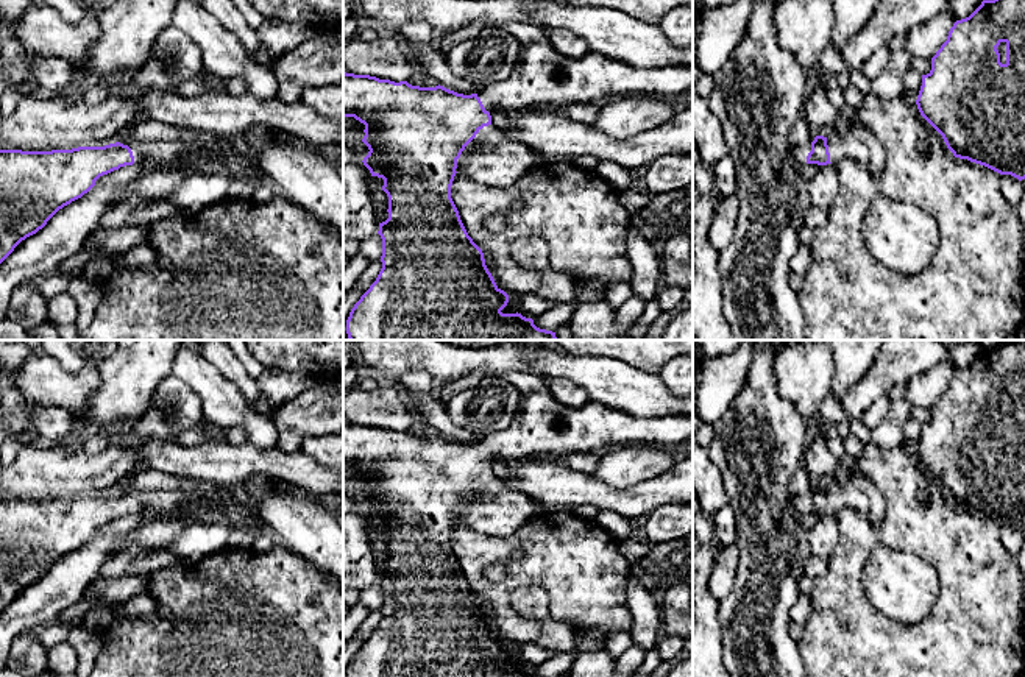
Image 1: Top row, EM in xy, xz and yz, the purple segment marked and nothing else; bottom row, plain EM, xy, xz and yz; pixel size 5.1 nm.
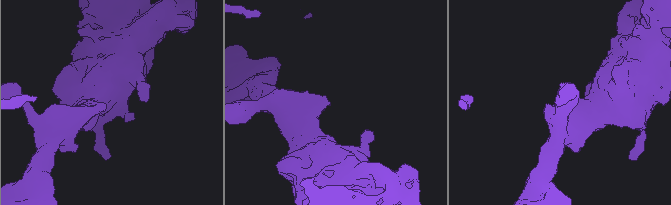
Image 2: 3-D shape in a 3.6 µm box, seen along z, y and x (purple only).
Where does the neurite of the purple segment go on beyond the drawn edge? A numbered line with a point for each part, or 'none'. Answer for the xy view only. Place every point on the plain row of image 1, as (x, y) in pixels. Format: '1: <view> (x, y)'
1: xy (150, 504)

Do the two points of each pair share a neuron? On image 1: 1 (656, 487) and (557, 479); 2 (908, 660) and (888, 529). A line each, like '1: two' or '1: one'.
1: one
2: one

